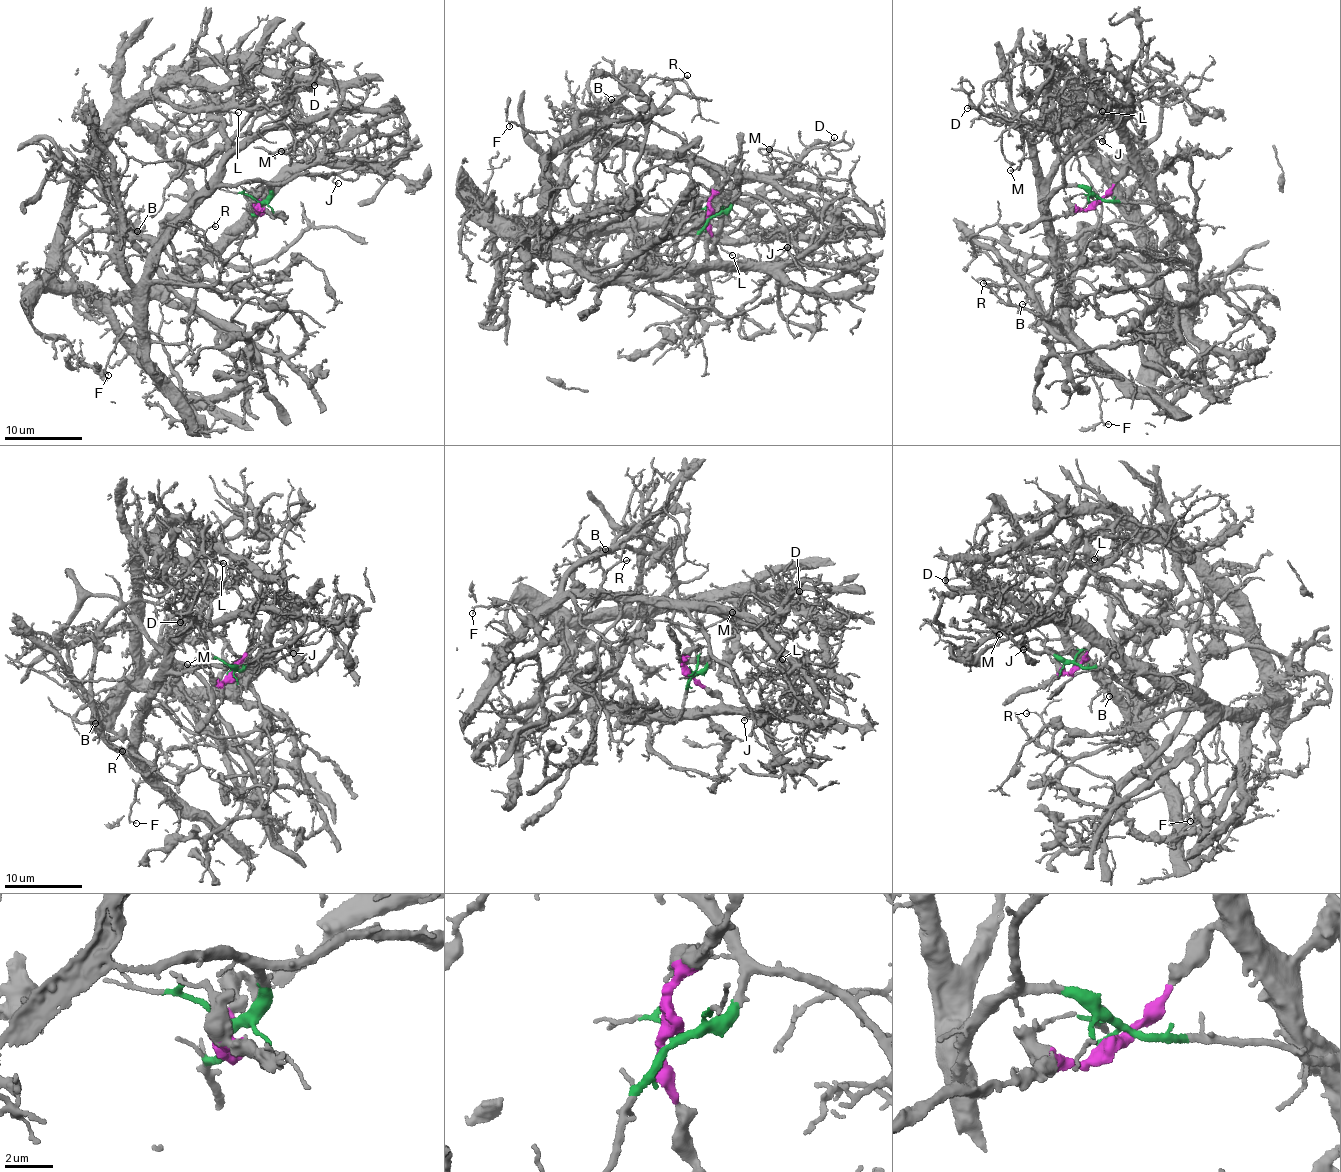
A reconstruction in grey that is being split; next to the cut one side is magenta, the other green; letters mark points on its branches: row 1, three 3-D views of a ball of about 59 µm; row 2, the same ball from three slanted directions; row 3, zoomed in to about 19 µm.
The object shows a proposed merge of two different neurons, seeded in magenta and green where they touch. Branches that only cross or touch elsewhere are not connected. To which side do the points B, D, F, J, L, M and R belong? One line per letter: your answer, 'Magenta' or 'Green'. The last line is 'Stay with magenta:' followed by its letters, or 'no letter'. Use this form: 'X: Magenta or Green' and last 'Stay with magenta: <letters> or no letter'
B: Green
D: Green
F: Green
J: Green
L: Green
M: Green
R: Green
Stay with magenta: no letter

